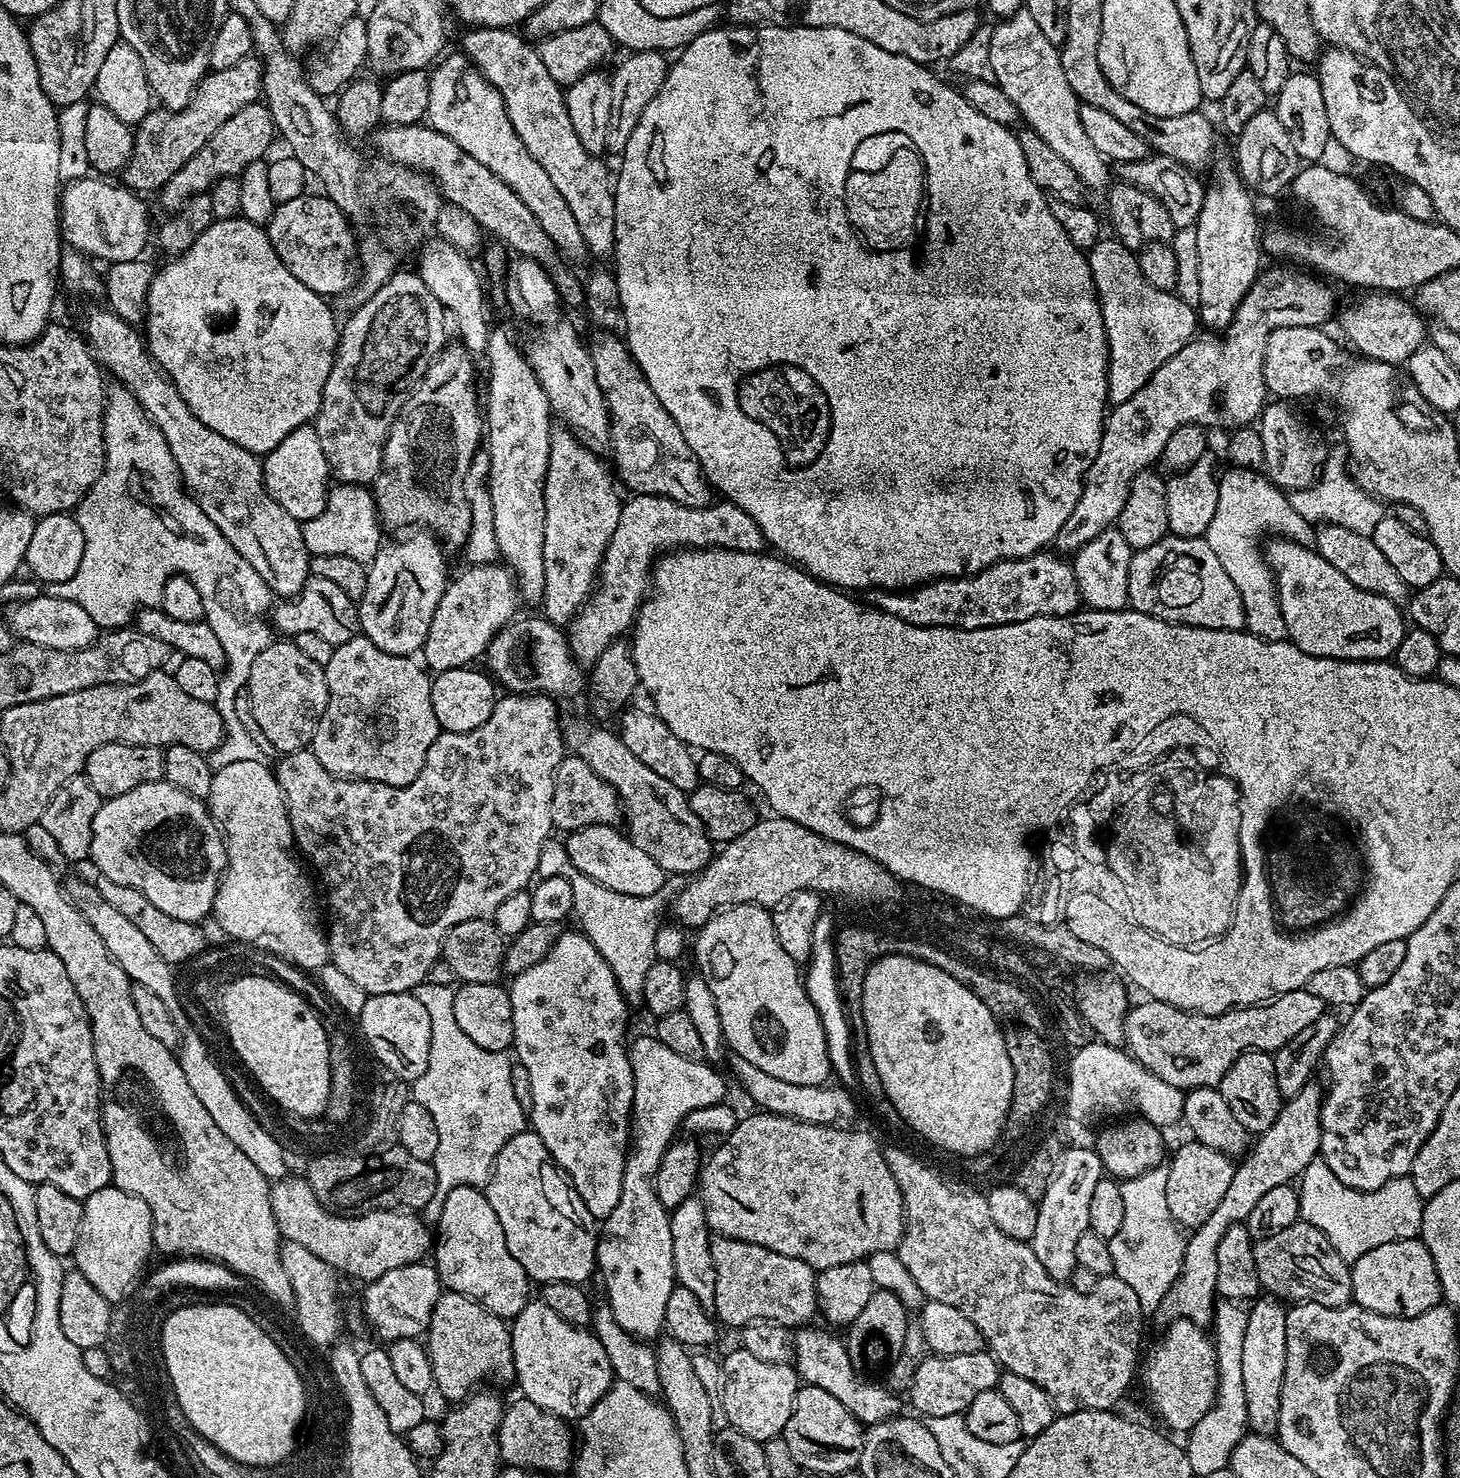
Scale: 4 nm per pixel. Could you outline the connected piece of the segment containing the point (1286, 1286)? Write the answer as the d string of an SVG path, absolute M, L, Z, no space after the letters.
M1296 1221L1282 1231L1257 1239L1253 1248L1260 1285L1269 1295L1285 1302L1331 1308L1344 1308L1353 1301L1351 1265L1312 1223Z

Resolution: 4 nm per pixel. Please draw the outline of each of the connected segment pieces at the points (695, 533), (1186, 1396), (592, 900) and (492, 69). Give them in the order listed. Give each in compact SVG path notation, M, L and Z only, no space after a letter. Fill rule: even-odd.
M636 494L631 498L633 500L625 499L620 505L618 526L614 526L614 534L610 534L610 542L604 551L598 583L566 632L573 656L584 666L595 664L598 654L602 654L606 646L621 639L633 627L640 606L650 592L654 561L661 554L681 546L729 548L739 552L763 552L766 548L758 522L736 504L713 502L705 508L695 508L682 506L665 496Z
M1176 1318L1171 1323L1164 1332L1164 1340L1158 1341L1148 1361L1147 1356L1143 1361L1142 1376L1144 1372L1144 1392L1153 1410L1174 1431L1184 1434L1208 1413L1216 1397L1216 1345L1213 1337L1192 1320Z
M550 838L542 846L542 854L538 854L536 876L539 878L566 878L570 882L570 890L574 894L572 907L575 919L580 919L579 931L588 937L590 942L606 958L618 986L622 990L625 1000L629 1005L643 1005L644 995L642 986L646 983L646 974L650 966L657 960L654 950L655 935L662 925L660 915L666 912L670 901L675 897L681 887L682 880L679 876L669 875L659 890L649 896L635 896L622 894L618 890L610 890L594 878L587 876L574 862L570 862L565 841Z
M476 26L465 32L468 33L464 36L463 55L496 87L498 94L502 94L506 114L510 114L510 126L514 126L518 138L522 138L522 146L530 150L538 166L550 174L550 182L554 182L558 194L566 198L566 206L570 206L570 214L578 221L578 230L582 230L589 253L593 257L611 257L616 251L614 180L611 175L608 177L608 168L600 161L601 157L588 152L586 146L578 142L574 122L570 122L566 110L565 89L550 78L550 70L546 70L539 51L533 45L531 48L519 31Z

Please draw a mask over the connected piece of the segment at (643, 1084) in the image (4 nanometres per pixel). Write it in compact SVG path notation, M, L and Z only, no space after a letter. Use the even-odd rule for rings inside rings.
M655 1035L636 1037L629 1045L632 1073L635 1075L635 1098L632 1099L630 1117L630 1145L624 1160L622 1193L618 1206L603 1219L596 1244L596 1262L606 1288L606 1302L611 1306L615 1320L636 1339L655 1339L664 1328L665 1310L670 1291L676 1286L673 1270L673 1243L671 1241L670 1214L657 1196L655 1178L662 1155L675 1139L688 1113L702 1107L725 1101L726 1084L723 1078L705 1061L681 1058L674 1050L658 1042Z

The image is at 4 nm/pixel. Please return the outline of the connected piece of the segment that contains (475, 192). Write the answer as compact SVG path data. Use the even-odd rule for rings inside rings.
M424 122L410 126L389 124L381 127L375 136L377 150L382 155L389 156L393 165L431 176L439 187L441 197L447 203L466 210L466 214L470 214L470 218L474 218L474 222L478 222L485 233L493 232L495 239L513 253L520 252L516 254L529 260L537 260L556 284L557 293L562 297L563 303L564 300L568 304L579 306L585 303L586 288L581 277L579 280L571 272L573 269L554 246L550 234L546 234L538 218L530 214L530 206L526 206L526 202L522 202L522 198L518 198L518 194L514 194L514 190L510 190L510 186L502 182L502 178L486 170L482 162L470 158L470 154L466 154L462 146L458 146L458 142L450 142L446 134L438 134L438 130Z

